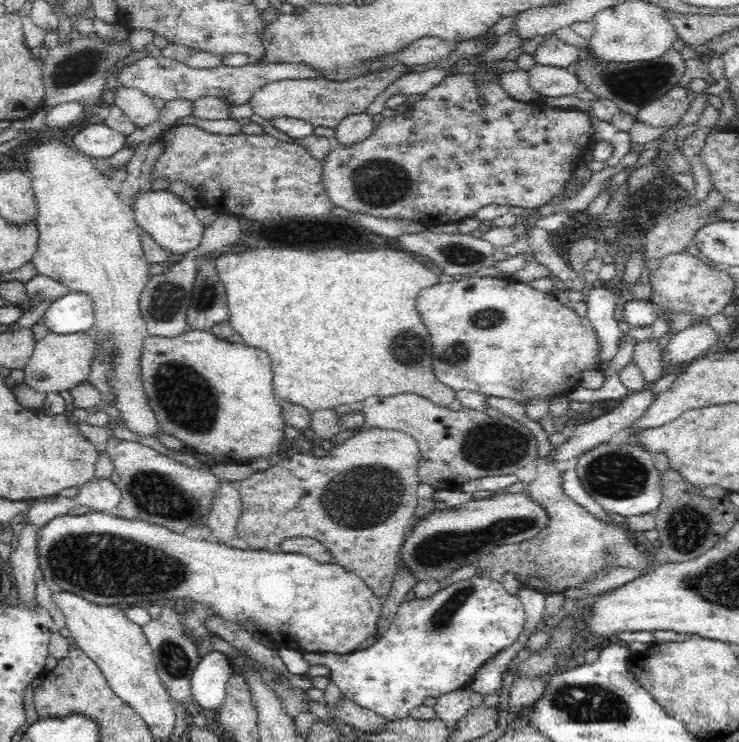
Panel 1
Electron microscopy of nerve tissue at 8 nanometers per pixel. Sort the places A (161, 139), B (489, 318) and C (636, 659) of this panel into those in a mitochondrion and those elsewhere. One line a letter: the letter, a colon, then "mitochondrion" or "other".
A: other
B: mitochondrion
C: other

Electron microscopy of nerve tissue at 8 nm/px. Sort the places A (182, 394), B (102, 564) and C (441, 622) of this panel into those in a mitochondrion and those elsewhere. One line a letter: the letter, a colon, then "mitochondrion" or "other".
A: mitochondrion
B: mitochondrion
C: mitochondrion

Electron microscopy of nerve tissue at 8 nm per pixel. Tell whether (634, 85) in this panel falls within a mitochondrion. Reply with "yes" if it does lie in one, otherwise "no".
yes

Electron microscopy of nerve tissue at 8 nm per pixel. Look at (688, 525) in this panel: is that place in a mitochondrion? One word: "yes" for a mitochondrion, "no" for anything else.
yes

